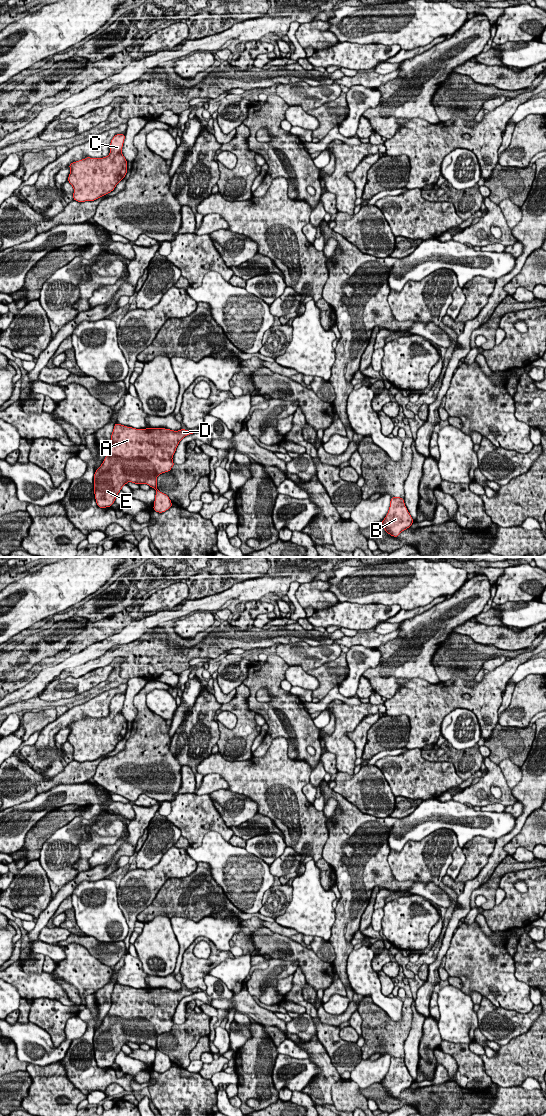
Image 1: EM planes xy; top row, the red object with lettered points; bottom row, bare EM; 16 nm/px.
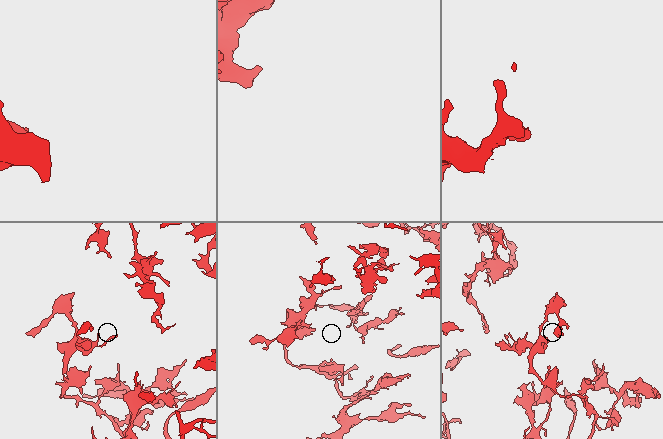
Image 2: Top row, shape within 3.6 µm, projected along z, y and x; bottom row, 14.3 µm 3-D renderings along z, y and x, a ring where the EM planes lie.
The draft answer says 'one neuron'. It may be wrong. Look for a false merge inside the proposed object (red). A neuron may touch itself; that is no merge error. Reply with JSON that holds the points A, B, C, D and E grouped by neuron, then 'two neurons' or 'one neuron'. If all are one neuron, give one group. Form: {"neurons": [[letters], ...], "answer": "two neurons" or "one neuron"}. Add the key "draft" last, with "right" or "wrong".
{"neurons": [["A", "B", "C", "D", "E"]], "answer": "one neuron", "draft": "right"}

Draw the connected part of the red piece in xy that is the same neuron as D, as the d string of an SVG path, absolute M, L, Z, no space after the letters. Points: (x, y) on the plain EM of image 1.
M115 983L111 1007L94 1033L94 1055L99 1068L111 1067L128 1042L147 1044L156 1050L153 1070L163 1073L172 1067L168 1055L157 1048L159 1034L175 1025L172 1017L179 1002L193 992L166 988L136 989Z

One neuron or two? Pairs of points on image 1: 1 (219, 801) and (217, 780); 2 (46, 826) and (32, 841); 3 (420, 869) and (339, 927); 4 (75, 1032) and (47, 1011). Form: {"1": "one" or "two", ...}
{"1": "two", "2": "one", "3": "two", "4": "two"}

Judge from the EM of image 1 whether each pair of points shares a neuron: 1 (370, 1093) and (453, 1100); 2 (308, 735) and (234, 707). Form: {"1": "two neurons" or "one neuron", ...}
{"1": "one neuron", "2": "two neurons"}

